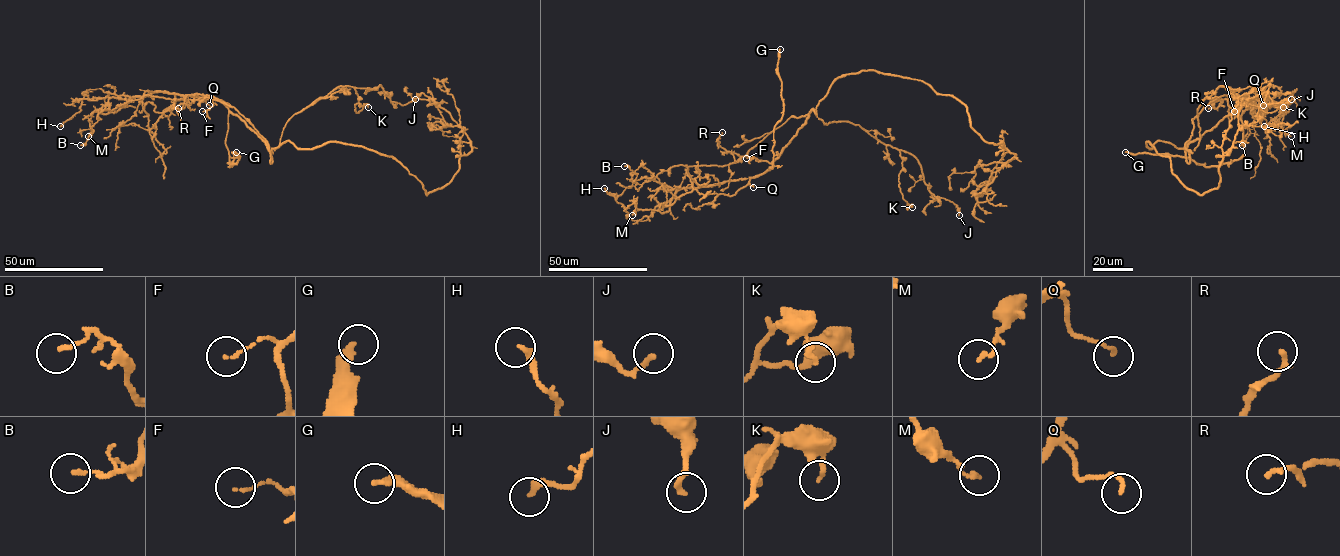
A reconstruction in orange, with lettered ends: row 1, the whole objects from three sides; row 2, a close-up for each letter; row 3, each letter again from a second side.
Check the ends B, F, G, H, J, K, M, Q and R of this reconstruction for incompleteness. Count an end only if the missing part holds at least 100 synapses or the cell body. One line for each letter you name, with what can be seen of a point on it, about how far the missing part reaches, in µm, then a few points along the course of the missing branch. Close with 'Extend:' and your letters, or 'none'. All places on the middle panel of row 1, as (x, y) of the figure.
Extend: none

